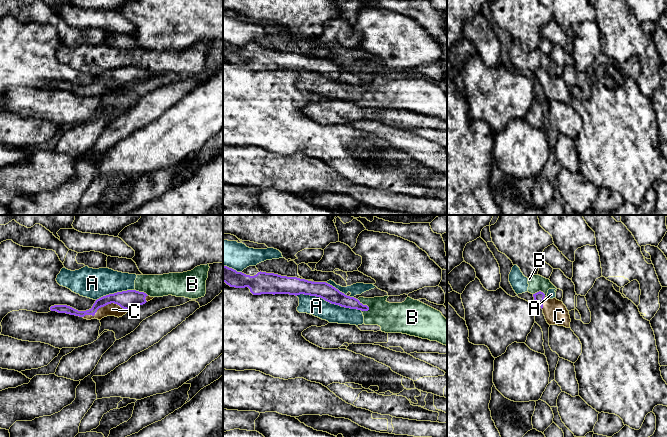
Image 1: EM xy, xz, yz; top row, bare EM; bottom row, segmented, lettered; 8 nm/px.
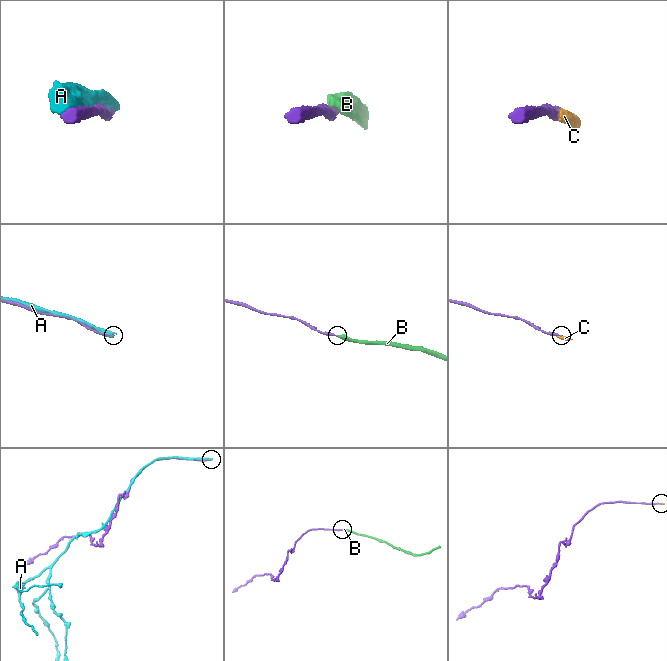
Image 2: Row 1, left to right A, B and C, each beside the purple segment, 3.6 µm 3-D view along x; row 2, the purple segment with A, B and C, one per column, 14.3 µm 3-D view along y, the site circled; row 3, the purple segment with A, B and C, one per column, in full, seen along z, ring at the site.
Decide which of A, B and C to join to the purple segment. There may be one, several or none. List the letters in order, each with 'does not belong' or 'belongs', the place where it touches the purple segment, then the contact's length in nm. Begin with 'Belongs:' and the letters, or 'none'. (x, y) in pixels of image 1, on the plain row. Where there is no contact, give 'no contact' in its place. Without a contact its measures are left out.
Belongs: C
A: does not belong; contact xz (329, 78); length 550 nm
B: does not belong; contact xz (364, 81); length 130 nm
C: belongs; contact xy (105, 81); length 380 nm

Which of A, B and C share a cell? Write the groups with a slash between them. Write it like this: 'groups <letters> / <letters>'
groups A B / C

